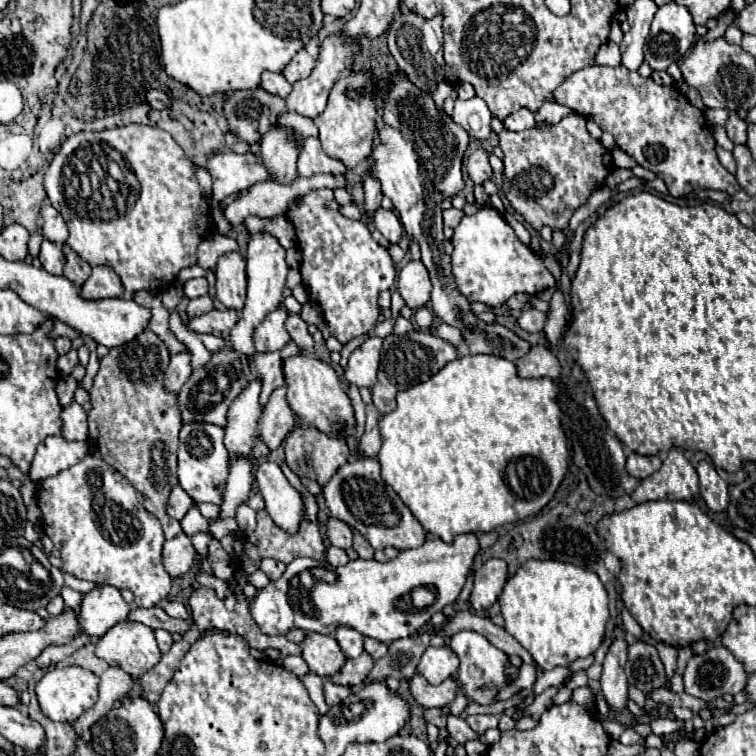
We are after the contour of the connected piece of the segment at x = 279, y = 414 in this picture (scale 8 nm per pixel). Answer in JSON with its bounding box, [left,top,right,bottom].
[259,385,295,449]

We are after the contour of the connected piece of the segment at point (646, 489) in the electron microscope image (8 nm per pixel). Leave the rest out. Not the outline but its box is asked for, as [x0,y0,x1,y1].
[631,447,699,503]

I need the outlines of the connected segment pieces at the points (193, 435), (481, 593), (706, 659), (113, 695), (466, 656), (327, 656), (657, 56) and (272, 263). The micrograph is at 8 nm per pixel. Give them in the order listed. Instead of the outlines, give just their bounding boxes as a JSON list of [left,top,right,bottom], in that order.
[[179,423,229,503],[469,559,507,613],[685,645,747,701],[73,667,133,735],[449,631,517,705],[301,633,347,679],[645,3,695,71],[225,233,287,363]]

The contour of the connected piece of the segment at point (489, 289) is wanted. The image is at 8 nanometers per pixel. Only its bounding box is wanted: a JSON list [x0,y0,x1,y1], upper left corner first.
[451,205,555,309]

